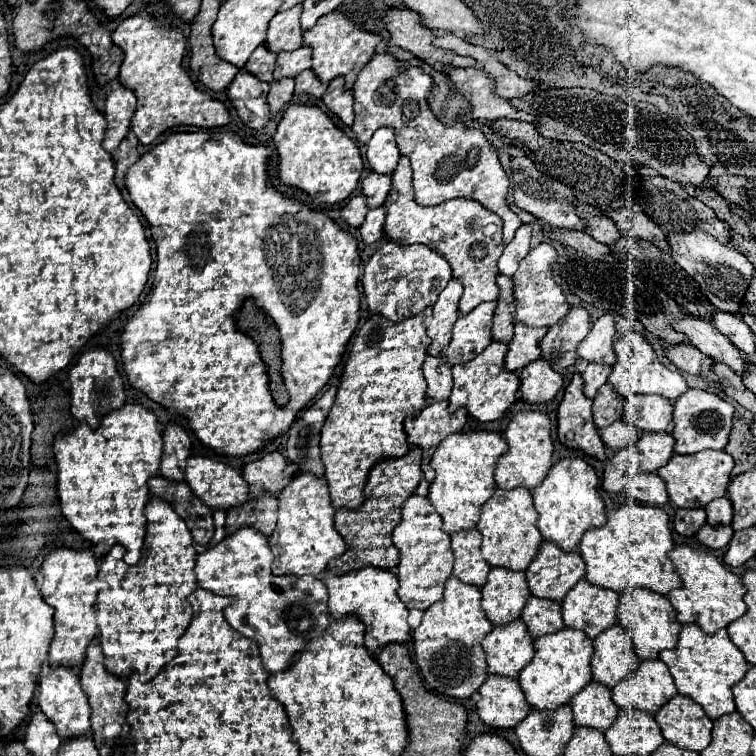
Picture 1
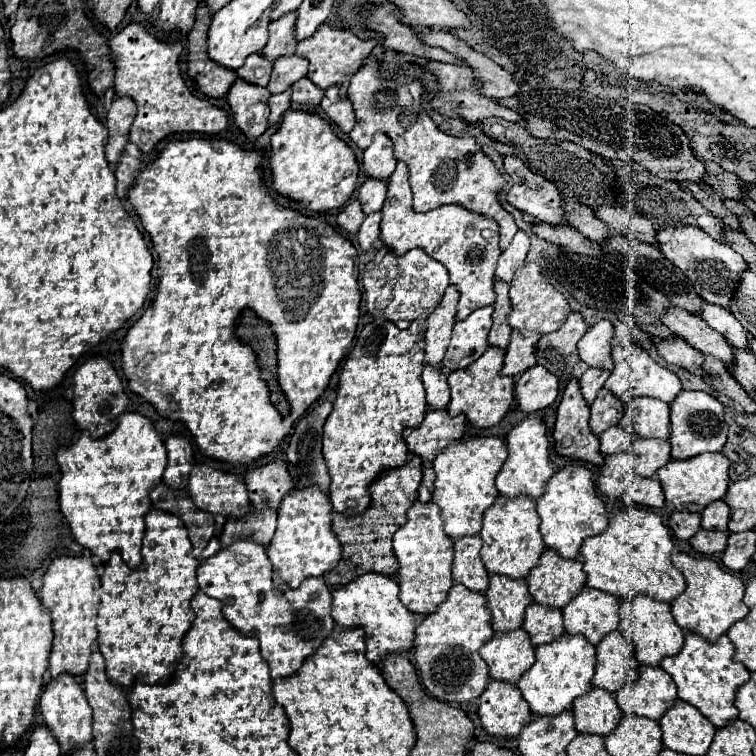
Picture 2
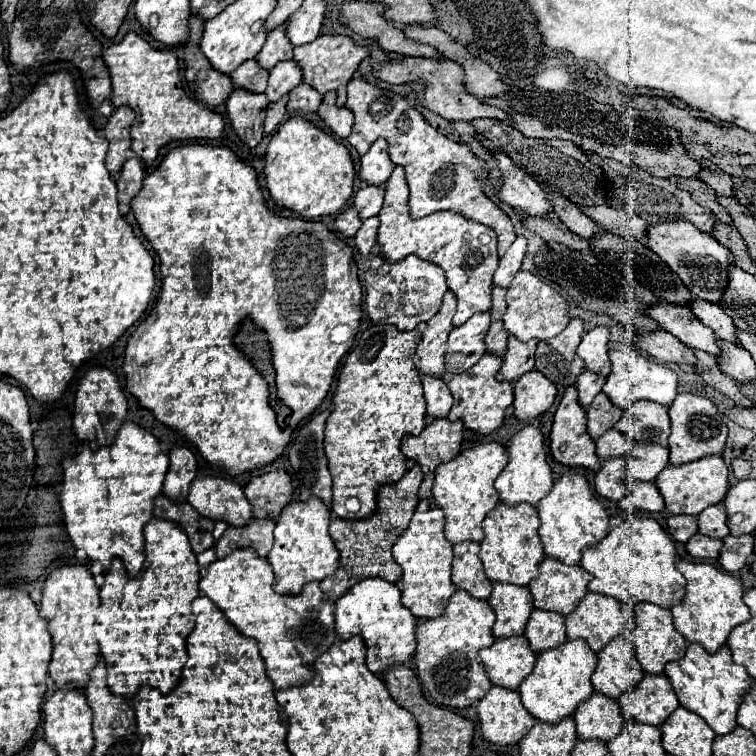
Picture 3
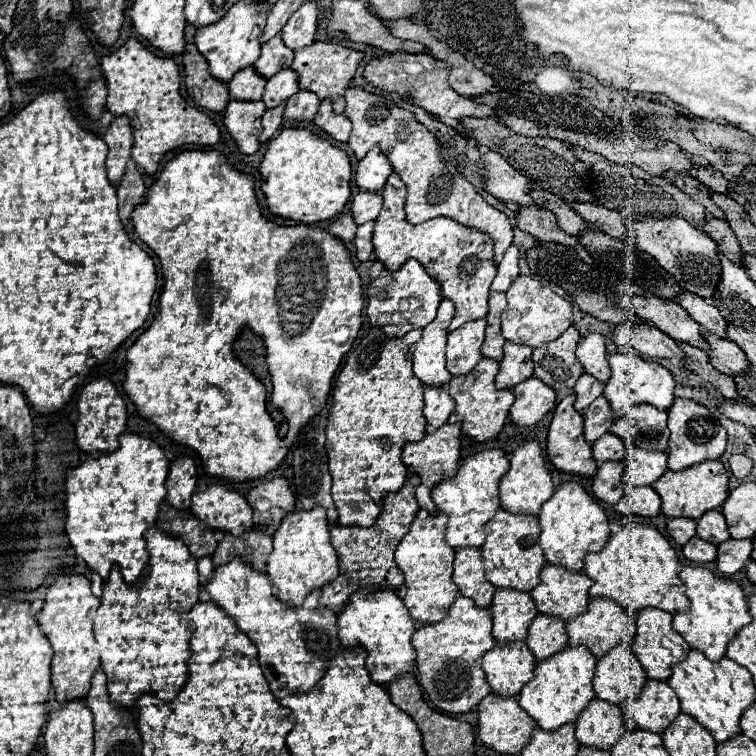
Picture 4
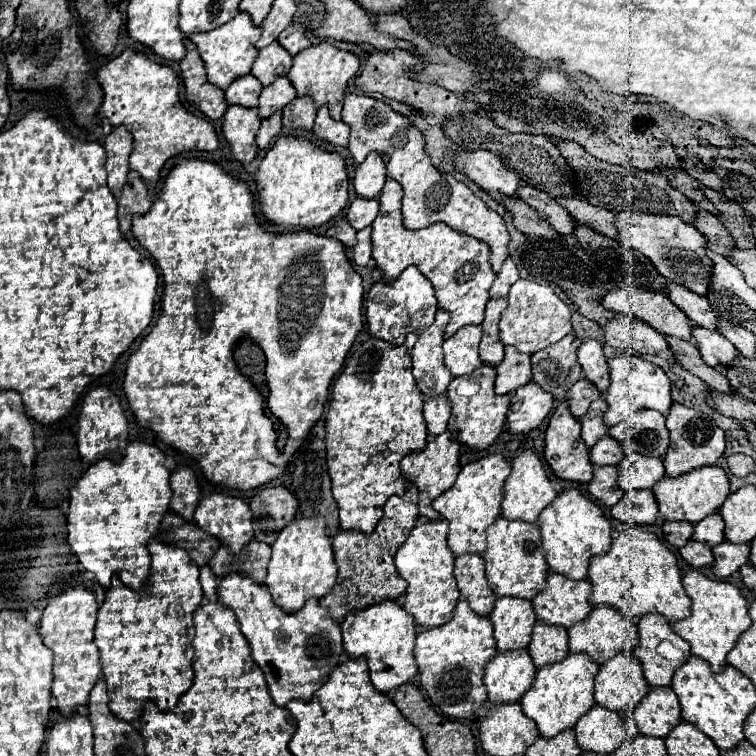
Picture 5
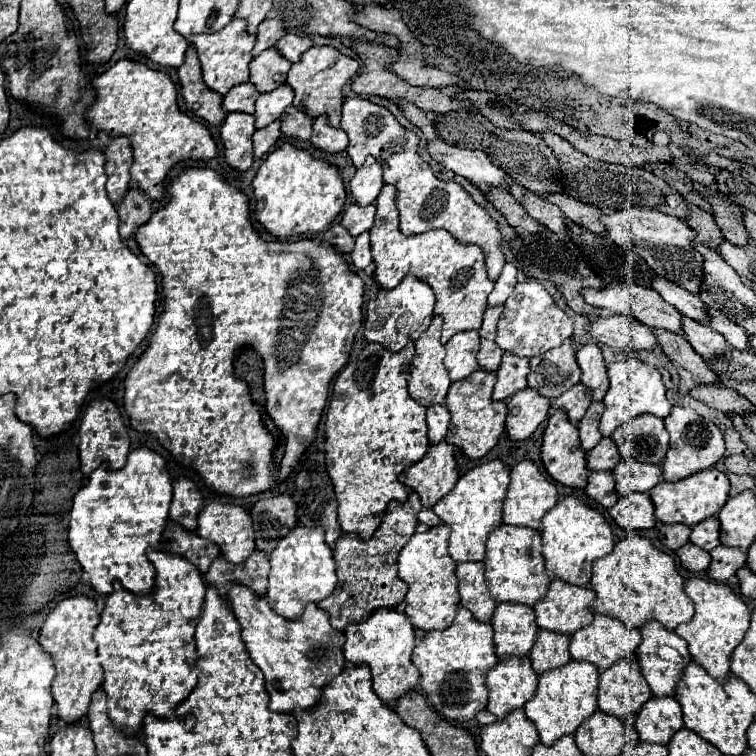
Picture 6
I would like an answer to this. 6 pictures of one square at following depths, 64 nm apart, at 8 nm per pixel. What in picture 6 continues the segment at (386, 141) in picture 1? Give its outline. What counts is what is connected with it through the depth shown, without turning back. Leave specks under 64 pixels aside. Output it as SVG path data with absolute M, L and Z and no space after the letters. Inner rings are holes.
M372 156L364 162L362 168L356 170L354 178L350 180L350 194L354 204L368 206L376 200L376 196L382 190L382 166L372 160Z

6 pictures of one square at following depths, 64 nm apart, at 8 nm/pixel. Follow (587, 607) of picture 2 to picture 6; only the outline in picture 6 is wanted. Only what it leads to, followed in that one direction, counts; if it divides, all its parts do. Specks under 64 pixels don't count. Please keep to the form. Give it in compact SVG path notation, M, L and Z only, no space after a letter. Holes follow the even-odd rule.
M596 614L590 626L580 628L572 636L570 654L572 654L572 660L590 662L598 670L604 670L604 668L610 668L614 664L614 660L620 660L620 658L636 660L638 658L638 646L640 646L640 630L630 630L630 628L626 628L626 624L622 624L622 620L614 620L614 618Z

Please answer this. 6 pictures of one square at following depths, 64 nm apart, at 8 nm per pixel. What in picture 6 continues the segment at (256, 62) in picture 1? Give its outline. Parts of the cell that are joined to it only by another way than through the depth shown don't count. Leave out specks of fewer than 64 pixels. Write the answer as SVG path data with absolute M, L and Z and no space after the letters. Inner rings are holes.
M250 82L246 84L238 84L238 88L232 88L222 102L222 108L226 112L246 112L246 114L254 114L254 102L258 98L258 92L254 92L254 88L250 88Z

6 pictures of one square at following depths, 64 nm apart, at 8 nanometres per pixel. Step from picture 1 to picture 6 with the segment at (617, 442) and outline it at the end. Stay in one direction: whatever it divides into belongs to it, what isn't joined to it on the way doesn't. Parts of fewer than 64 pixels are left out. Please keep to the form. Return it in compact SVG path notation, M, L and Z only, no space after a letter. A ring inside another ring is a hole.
M602 438L590 452L586 452L586 466L592 472L614 470L618 462L620 462L620 456L612 438Z

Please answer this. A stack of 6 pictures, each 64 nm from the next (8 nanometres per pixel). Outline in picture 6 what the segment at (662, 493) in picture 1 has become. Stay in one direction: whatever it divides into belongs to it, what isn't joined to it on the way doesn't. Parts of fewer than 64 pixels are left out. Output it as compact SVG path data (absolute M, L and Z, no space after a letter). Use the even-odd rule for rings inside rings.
M630 494L626 498L620 498L612 508L610 516L626 530L638 532L638 530L650 530L656 524L654 518L654 506L648 500L648 494Z

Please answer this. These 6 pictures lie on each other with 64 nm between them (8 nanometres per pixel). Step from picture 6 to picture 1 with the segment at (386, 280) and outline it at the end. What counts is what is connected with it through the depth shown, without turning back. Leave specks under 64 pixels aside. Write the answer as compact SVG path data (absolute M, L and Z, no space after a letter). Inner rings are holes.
M402 156L398 160L398 168L392 174L392 190L384 202L386 222L384 234L392 242L400 244L426 244L430 250L438 252L446 258L452 268L452 276L462 282L464 294L460 298L460 314L468 314L482 302L490 302L498 298L496 262L504 250L502 244L502 220L494 216L494 212L486 212L474 200L448 200L446 204L422 208L414 200L412 190L412 168L410 160Z

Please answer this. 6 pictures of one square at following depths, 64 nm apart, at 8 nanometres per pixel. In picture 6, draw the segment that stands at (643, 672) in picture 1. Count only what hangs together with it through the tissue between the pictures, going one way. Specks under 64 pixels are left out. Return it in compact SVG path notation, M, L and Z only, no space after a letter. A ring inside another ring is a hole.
M650 698L636 718L636 730L644 742L668 744L670 738L684 726L682 708L676 698Z

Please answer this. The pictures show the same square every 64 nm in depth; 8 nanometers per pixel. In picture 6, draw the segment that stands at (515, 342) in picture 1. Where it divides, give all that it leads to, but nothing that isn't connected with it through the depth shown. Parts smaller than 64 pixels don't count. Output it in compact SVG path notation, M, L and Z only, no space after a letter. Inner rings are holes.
M504 352L502 364L496 372L496 386L494 386L494 400L506 400L514 396L518 390L526 388L526 376L528 376L528 360L522 360L518 356L510 356L510 352Z

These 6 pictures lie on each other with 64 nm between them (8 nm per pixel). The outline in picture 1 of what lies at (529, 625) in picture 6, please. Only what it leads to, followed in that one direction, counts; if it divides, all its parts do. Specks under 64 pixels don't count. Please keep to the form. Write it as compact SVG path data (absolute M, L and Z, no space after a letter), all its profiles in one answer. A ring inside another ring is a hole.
M506 568L490 570L488 582L482 588L482 608L494 626L518 620L528 598L530 590L524 572L506 572Z

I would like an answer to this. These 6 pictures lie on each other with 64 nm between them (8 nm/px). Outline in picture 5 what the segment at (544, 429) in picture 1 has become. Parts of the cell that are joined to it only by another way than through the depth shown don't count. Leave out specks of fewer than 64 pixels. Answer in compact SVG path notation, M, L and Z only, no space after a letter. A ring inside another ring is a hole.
M526 450L512 462L512 472L504 484L504 500L502 500L502 516L506 520L522 520L522 522L538 522L540 512L550 506L556 498L552 482L546 476L546 470L536 456L536 452Z

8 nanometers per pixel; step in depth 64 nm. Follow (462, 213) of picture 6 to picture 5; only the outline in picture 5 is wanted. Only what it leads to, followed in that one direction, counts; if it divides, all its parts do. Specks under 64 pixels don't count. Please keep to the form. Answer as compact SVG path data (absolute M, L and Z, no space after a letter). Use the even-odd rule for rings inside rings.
M346 94L342 120L350 126L350 144L348 150L356 164L362 164L370 152L378 152L386 164L388 178L396 180L402 190L402 222L408 230L420 230L432 226L436 222L444 222L460 234L468 234L480 242L490 246L490 266L494 274L500 272L504 260L508 258L508 240L510 234L506 230L504 220L492 212L480 198L472 194L472 190L458 182L450 174L438 172L428 154L424 152L422 132L416 130L408 118L396 114L388 104L368 98L364 94Z

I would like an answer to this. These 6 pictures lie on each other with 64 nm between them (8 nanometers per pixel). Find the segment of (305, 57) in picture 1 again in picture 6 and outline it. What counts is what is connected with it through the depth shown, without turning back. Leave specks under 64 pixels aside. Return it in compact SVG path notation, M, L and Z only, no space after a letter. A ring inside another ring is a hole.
M282 84L282 88L278 88L276 92L258 96L256 112L254 112L254 118L256 118L254 126L260 130L272 124L274 120L278 120L284 114L284 110L292 104L292 98L294 98L294 92L286 84Z

